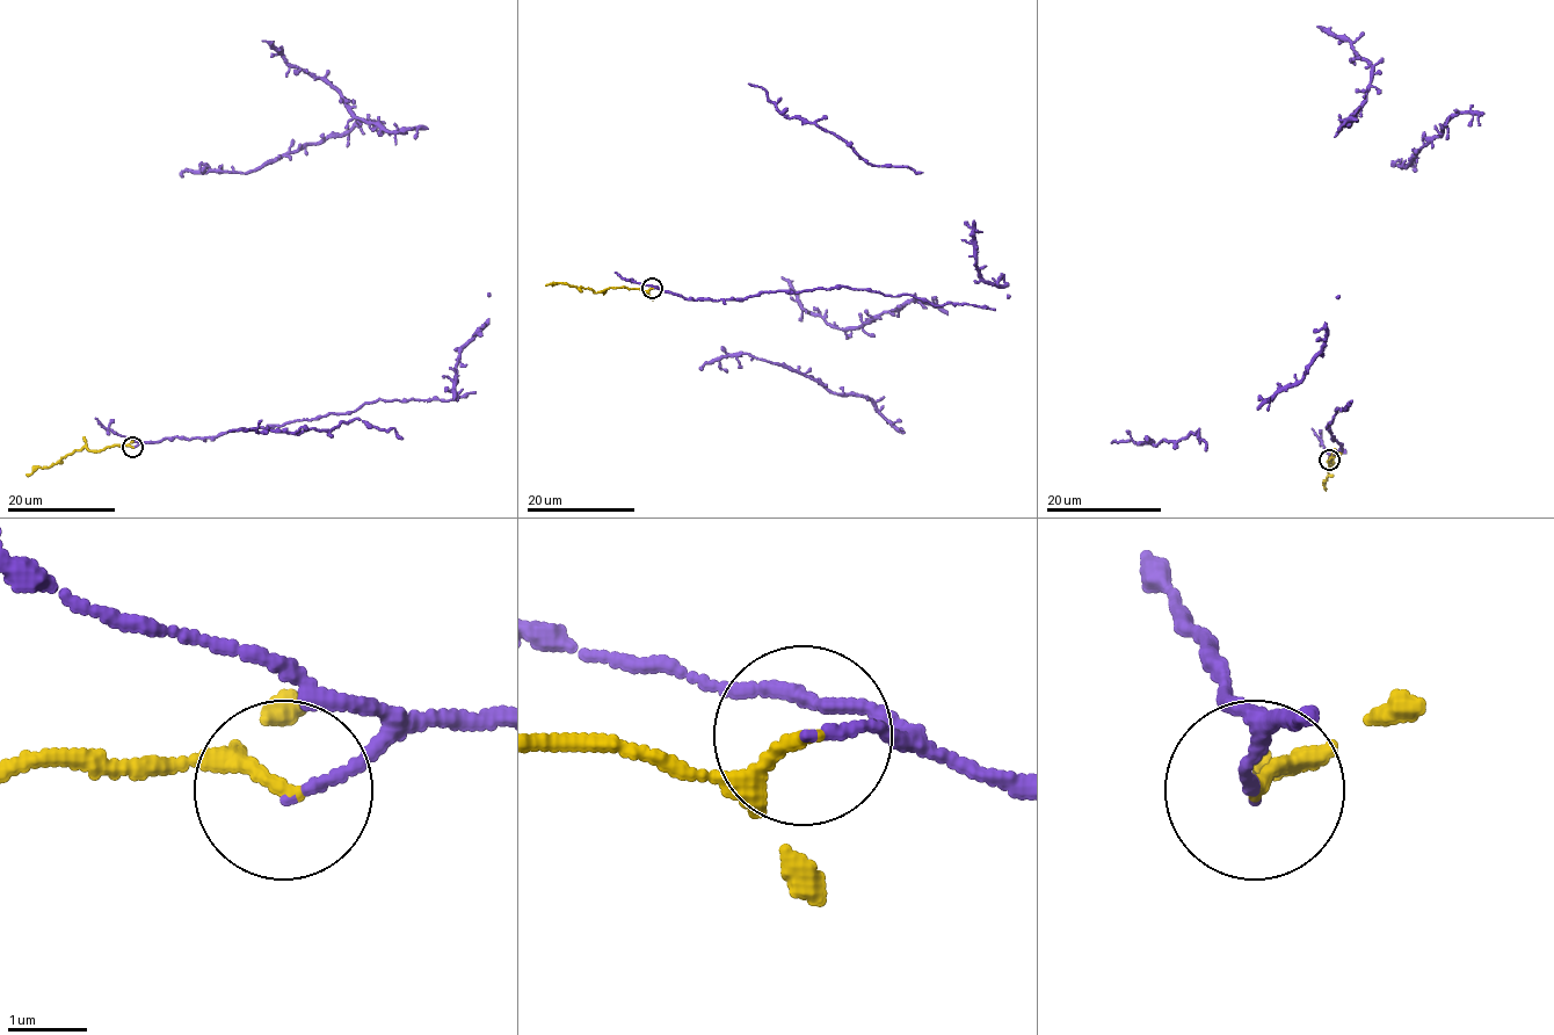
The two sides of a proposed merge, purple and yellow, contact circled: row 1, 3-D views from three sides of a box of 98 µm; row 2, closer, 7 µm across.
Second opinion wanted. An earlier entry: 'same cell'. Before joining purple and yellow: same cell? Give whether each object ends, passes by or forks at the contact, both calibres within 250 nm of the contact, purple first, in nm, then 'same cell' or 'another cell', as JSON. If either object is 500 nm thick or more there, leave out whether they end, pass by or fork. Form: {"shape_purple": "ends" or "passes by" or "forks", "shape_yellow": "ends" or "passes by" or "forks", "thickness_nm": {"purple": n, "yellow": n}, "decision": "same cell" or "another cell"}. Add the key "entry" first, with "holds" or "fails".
{"entry": "holds", "shape_purple": "ends", "shape_yellow": "passes by", "thickness_nm": {"purple": 90, "yellow": 130}, "decision": "same cell"}

